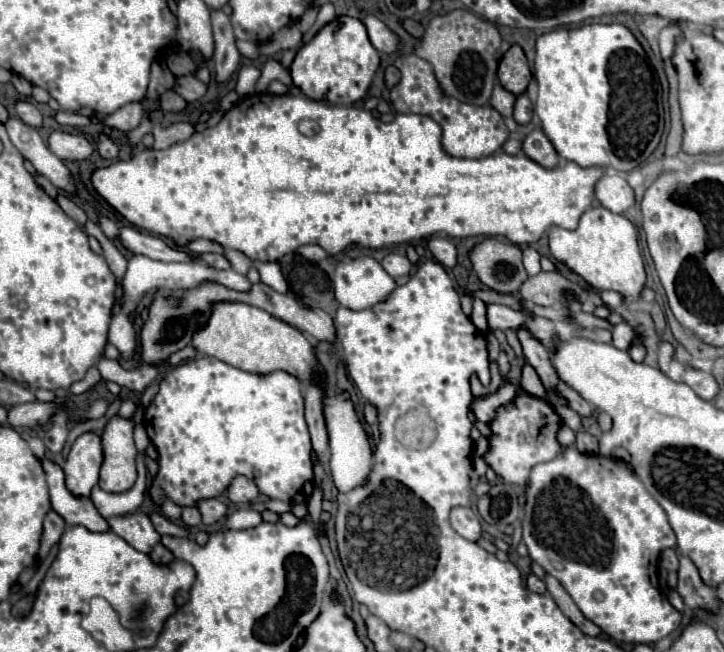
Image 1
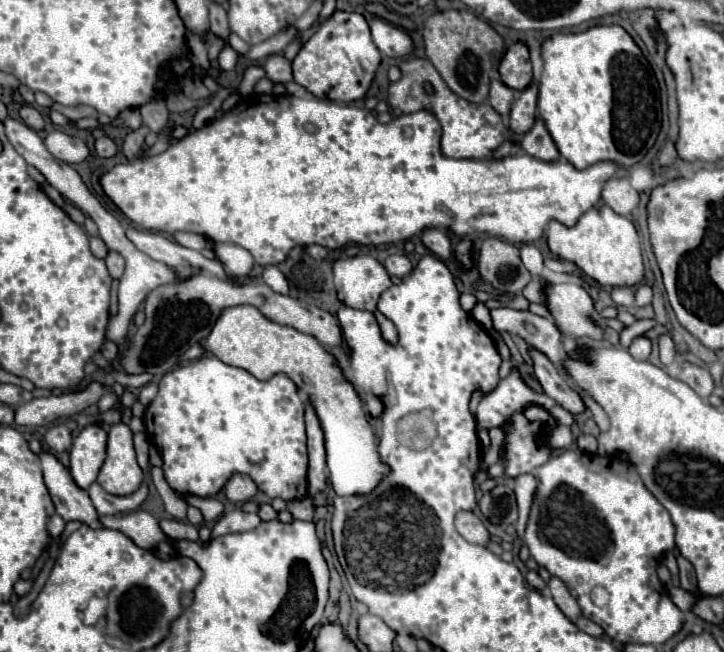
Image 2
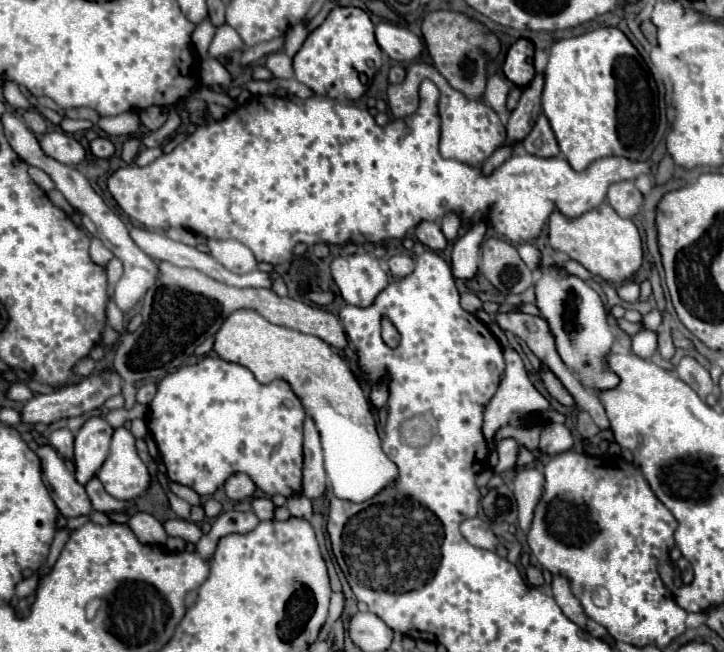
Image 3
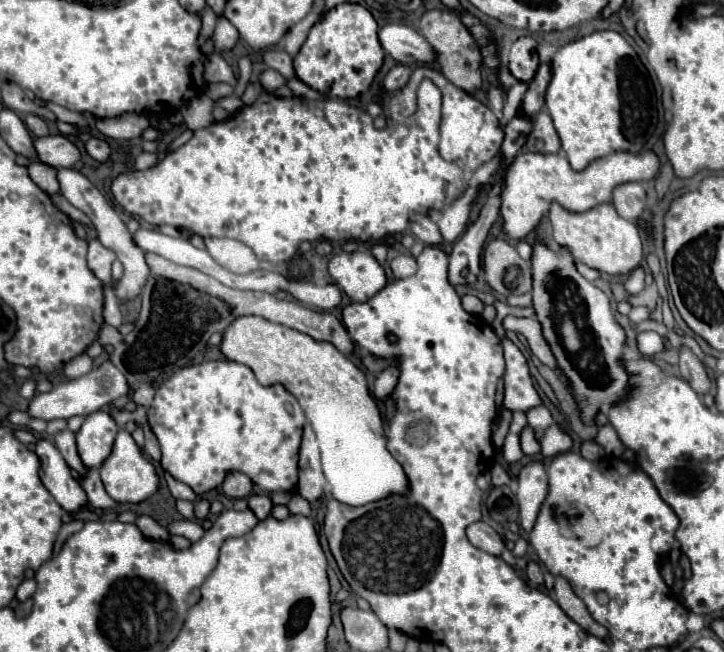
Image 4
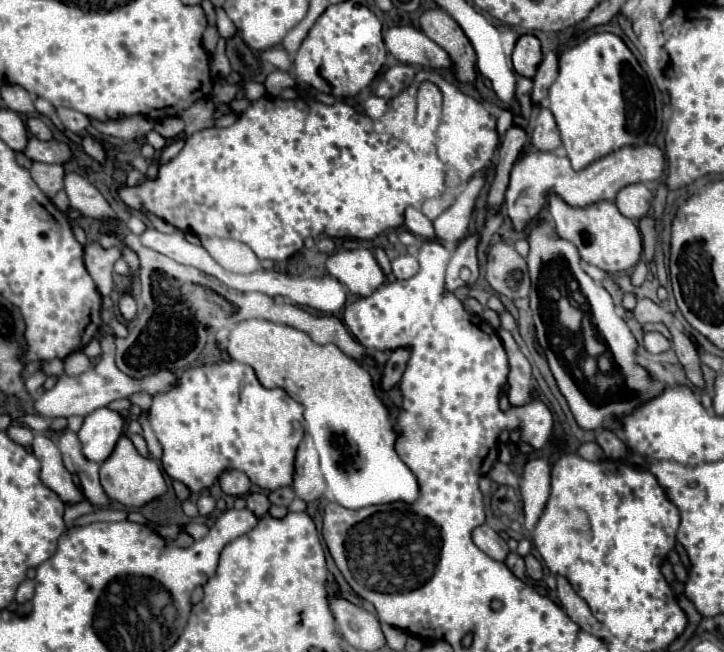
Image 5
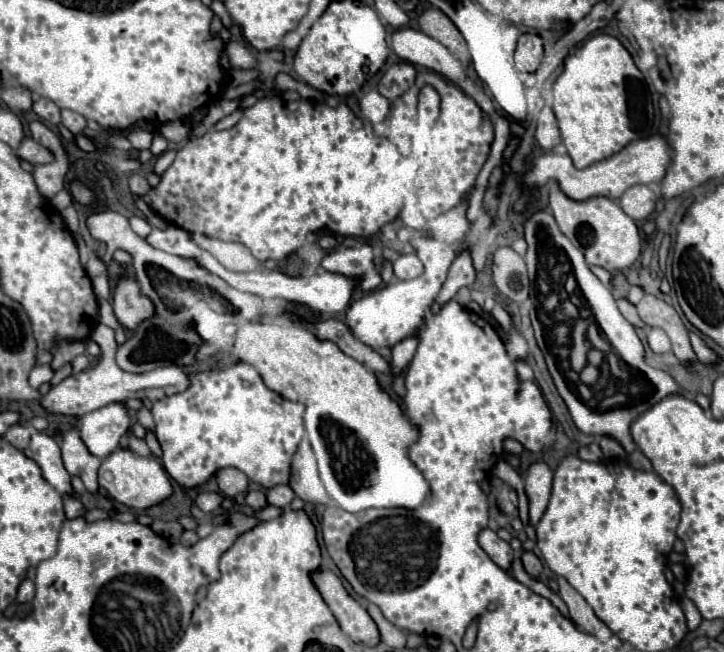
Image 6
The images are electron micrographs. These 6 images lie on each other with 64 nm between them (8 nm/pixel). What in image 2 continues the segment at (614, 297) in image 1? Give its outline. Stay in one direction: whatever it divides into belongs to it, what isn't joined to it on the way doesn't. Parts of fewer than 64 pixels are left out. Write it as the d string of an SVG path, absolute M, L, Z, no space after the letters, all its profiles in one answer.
M612 288L610 290L610 298L616 306L632 306L634 304L634 290L632 288Z

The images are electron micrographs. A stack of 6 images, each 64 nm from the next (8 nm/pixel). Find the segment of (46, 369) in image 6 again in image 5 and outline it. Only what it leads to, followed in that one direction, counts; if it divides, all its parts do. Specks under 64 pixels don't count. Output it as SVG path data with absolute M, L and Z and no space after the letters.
M36 372L36 374L32 374L30 378L26 378L26 392L34 396L36 390L44 384L44 380L46 380L46 374L44 374L44 372Z

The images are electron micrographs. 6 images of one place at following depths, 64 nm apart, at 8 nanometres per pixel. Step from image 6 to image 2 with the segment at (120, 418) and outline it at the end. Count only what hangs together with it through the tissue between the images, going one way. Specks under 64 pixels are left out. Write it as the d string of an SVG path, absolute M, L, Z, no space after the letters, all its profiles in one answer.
M98 424L82 428L70 448L70 476L78 488L88 490L106 456L106 430Z

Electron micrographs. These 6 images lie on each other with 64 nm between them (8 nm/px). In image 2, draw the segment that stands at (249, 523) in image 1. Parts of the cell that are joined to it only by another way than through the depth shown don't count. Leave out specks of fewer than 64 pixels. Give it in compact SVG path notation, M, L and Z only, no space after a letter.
M234 510L224 514L212 528L212 538L214 536L222 536L222 534L230 534L230 532L246 532L252 530L260 524L260 516L258 514L250 514L244 510Z

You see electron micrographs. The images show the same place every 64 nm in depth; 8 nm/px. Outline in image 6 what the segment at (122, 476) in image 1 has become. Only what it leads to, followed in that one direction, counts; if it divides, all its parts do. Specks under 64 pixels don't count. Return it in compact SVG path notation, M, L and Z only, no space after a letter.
M116 448L100 466L98 472L98 482L100 486L120 504L142 510L148 506L154 506L162 500L166 500L172 494L172 486L170 480L166 476L166 472L162 470L162 466L158 464L156 458L142 458L138 454L134 454L128 448Z

